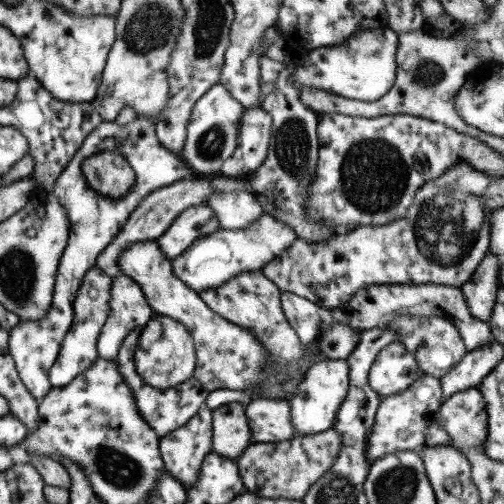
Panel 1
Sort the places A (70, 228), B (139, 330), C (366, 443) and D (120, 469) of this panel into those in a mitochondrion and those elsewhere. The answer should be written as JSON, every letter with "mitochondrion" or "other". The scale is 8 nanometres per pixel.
{"A":"other","B":"other","C":"other","D":"mitochondrion"}

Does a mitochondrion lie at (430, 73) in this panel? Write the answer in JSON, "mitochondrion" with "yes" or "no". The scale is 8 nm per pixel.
{"mitochondrion":"yes"}

